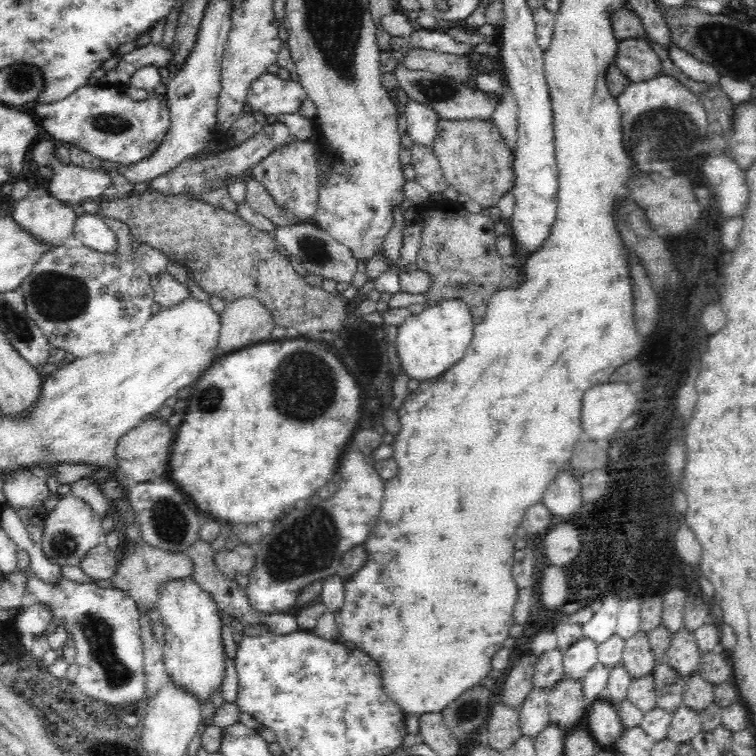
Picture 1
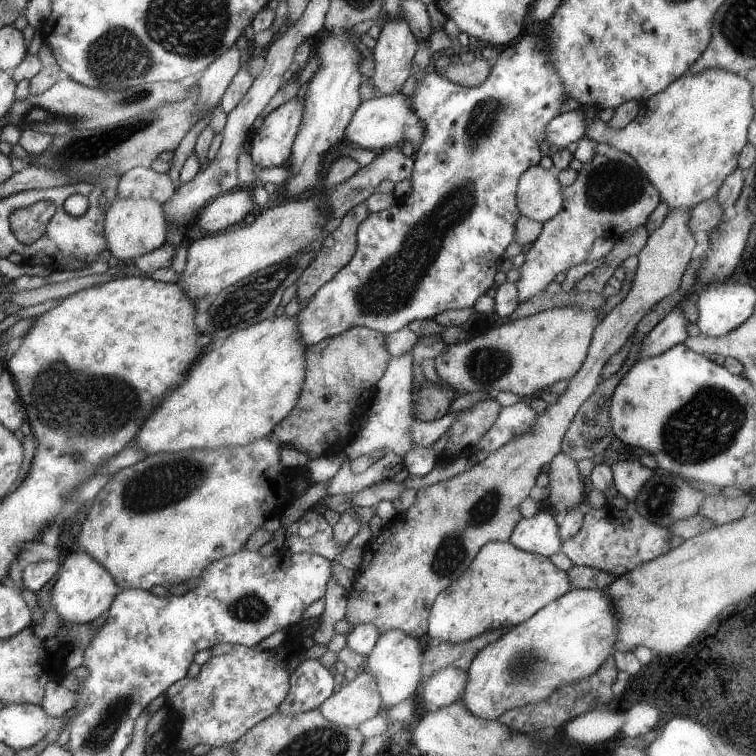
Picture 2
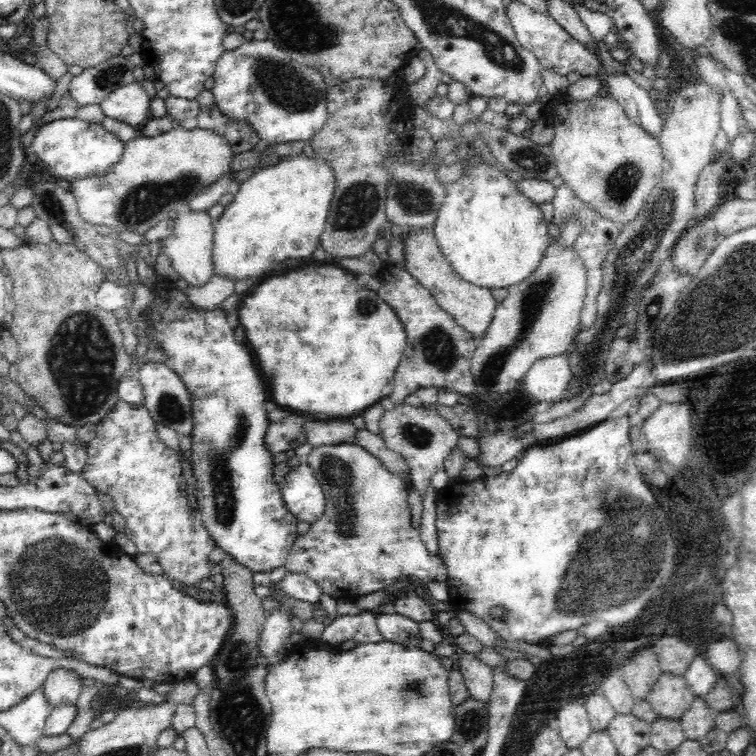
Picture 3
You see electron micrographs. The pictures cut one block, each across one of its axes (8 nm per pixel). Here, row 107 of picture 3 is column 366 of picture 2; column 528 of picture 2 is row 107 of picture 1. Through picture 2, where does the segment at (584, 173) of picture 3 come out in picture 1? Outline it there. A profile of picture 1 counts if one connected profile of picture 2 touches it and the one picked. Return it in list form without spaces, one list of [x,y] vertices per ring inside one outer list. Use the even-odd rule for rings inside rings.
[[[398,60],[393,70],[399,88],[414,102],[421,102],[433,108],[438,117],[443,120],[486,120],[494,122],[494,109],[499,103],[499,98],[493,94],[486,94],[478,87],[471,87],[466,81],[452,80],[446,76],[438,76],[428,70],[410,70]]]

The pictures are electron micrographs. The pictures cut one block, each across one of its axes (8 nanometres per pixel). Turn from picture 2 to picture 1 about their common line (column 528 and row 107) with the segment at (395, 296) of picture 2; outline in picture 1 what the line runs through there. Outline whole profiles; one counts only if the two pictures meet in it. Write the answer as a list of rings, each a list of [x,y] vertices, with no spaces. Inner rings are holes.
[[[76,88],[58,101],[32,104],[40,127],[56,144],[68,144],[100,161],[120,165],[136,164],[150,157],[164,142],[171,128],[171,110],[167,96],[150,94],[148,100],[132,102],[120,88]]]

